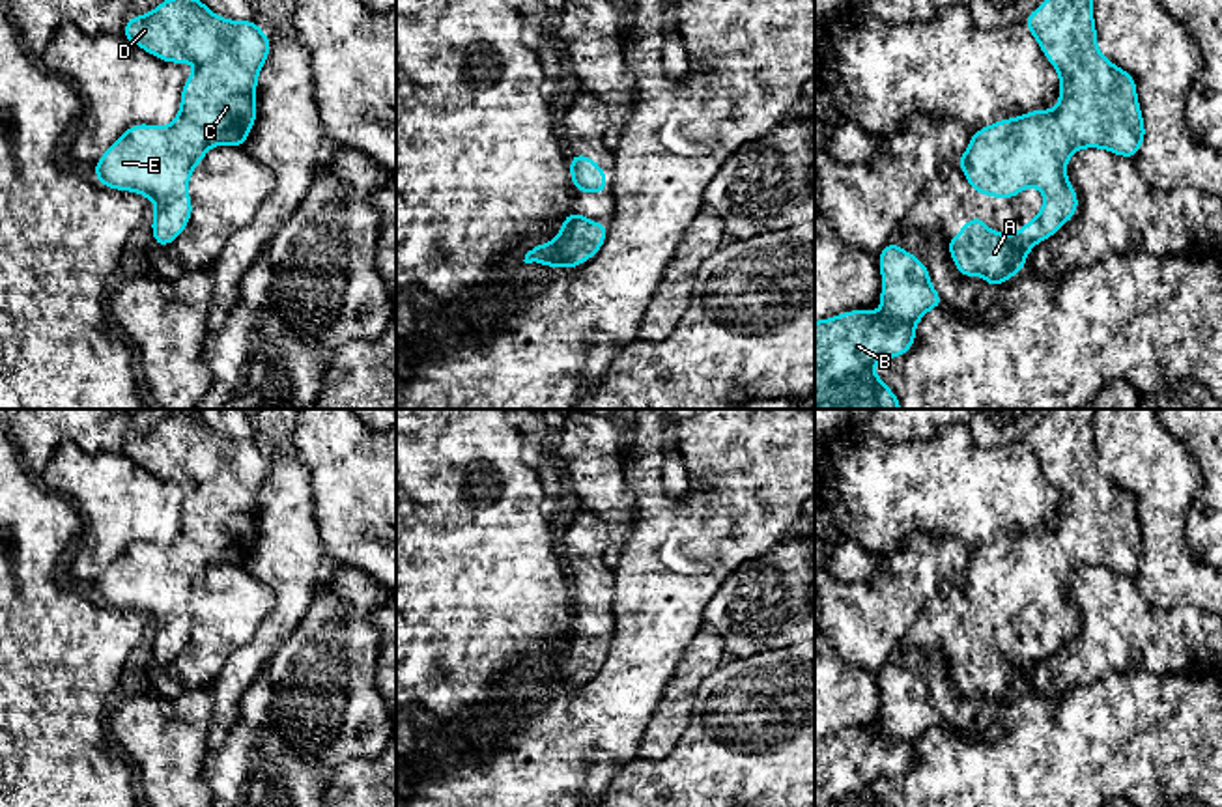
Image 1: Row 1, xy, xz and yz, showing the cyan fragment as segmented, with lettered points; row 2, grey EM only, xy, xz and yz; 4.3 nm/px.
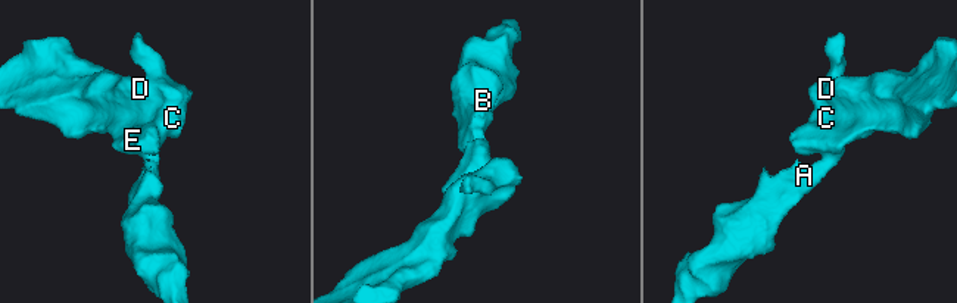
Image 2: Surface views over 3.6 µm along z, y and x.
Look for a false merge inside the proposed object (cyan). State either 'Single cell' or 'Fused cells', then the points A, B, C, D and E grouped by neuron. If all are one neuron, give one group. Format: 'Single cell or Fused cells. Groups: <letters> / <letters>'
Single cell. Groups: A B C D E

